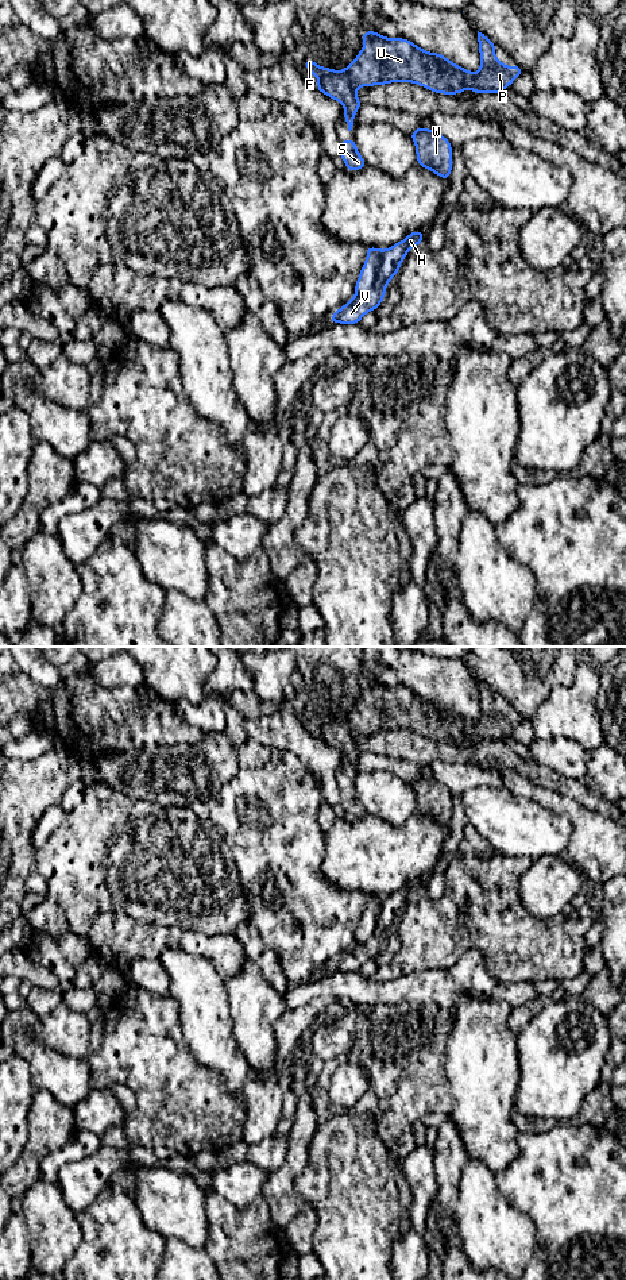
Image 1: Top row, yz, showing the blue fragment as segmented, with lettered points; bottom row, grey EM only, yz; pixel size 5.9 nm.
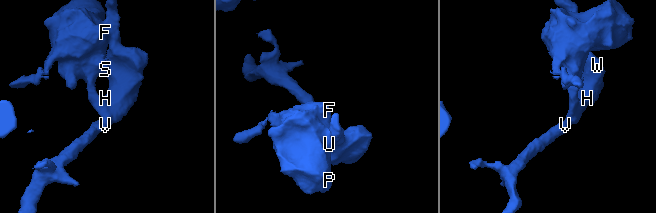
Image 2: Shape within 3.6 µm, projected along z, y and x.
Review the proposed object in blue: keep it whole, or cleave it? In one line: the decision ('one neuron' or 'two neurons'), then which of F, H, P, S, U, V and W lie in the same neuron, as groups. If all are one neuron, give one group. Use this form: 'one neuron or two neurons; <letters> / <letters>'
two neurons; F P S U / H V W

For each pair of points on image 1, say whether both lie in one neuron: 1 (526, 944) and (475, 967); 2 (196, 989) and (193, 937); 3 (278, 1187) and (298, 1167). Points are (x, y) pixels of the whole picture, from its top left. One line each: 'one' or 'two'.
1: two
2: two
3: one

